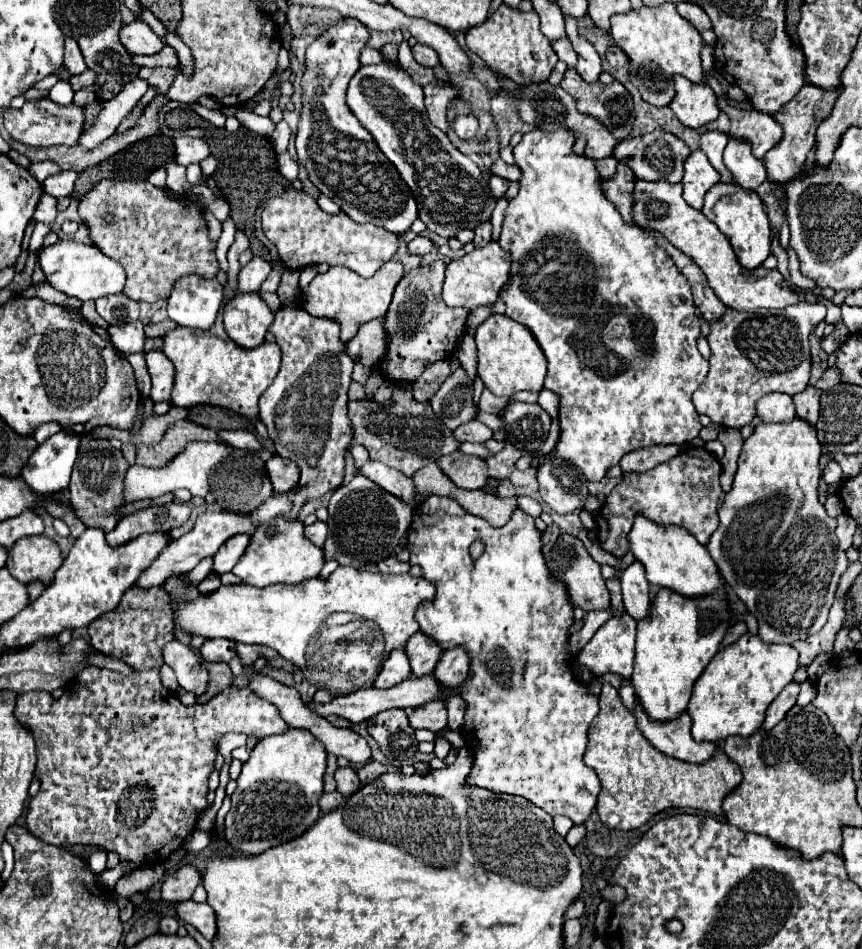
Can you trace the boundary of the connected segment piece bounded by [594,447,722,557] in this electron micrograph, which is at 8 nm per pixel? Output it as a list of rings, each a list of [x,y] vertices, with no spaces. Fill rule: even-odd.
[[[688,447],[680,455],[672,457],[666,463],[660,463],[646,473],[624,473],[622,481],[606,497],[606,505],[602,505],[594,517],[598,525],[600,547],[614,557],[624,557],[630,551],[628,533],[634,525],[636,515],[644,515],[658,525],[682,527],[694,535],[698,543],[706,545],[712,531],[718,527],[716,511],[722,493],[718,481],[720,471],[720,463],[710,451],[704,447]]]

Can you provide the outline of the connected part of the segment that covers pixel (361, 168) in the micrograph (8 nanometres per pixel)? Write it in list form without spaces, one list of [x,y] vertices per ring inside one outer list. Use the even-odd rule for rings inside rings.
[[[342,19],[334,27],[330,27],[324,35],[320,35],[306,51],[306,73],[302,77],[302,115],[300,115],[300,125],[298,125],[298,135],[296,135],[296,151],[300,157],[300,163],[308,169],[310,181],[334,203],[340,205],[340,209],[350,215],[356,223],[374,223],[380,225],[396,235],[404,233],[410,229],[410,225],[418,219],[418,209],[416,201],[412,199],[410,189],[406,183],[400,179],[396,167],[388,163],[388,159],[380,153],[376,147],[372,135],[360,127],[360,121],[352,115],[350,107],[346,105],[346,87],[352,75],[358,71],[360,63],[360,51],[366,47],[368,41],[368,31],[366,27],[356,21],[356,19]]]

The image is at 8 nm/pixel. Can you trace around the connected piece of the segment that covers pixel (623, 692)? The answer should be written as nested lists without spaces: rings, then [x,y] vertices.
[[[622,681],[622,689],[620,689],[620,697],[622,697],[622,701],[624,701],[624,705],[628,707],[628,711],[630,713],[634,713],[634,689],[630,687],[630,683],[628,681]]]

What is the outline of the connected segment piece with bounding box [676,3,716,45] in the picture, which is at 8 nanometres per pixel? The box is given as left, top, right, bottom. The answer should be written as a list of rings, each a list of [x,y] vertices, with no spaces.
[[[680,3],[676,7],[678,7],[678,13],[688,23],[692,23],[696,27],[696,31],[702,35],[702,39],[704,39],[706,45],[714,45],[716,43],[716,35],[712,31],[712,23],[710,23],[710,19],[708,19],[708,15],[704,13],[702,7],[698,7],[694,3]]]

